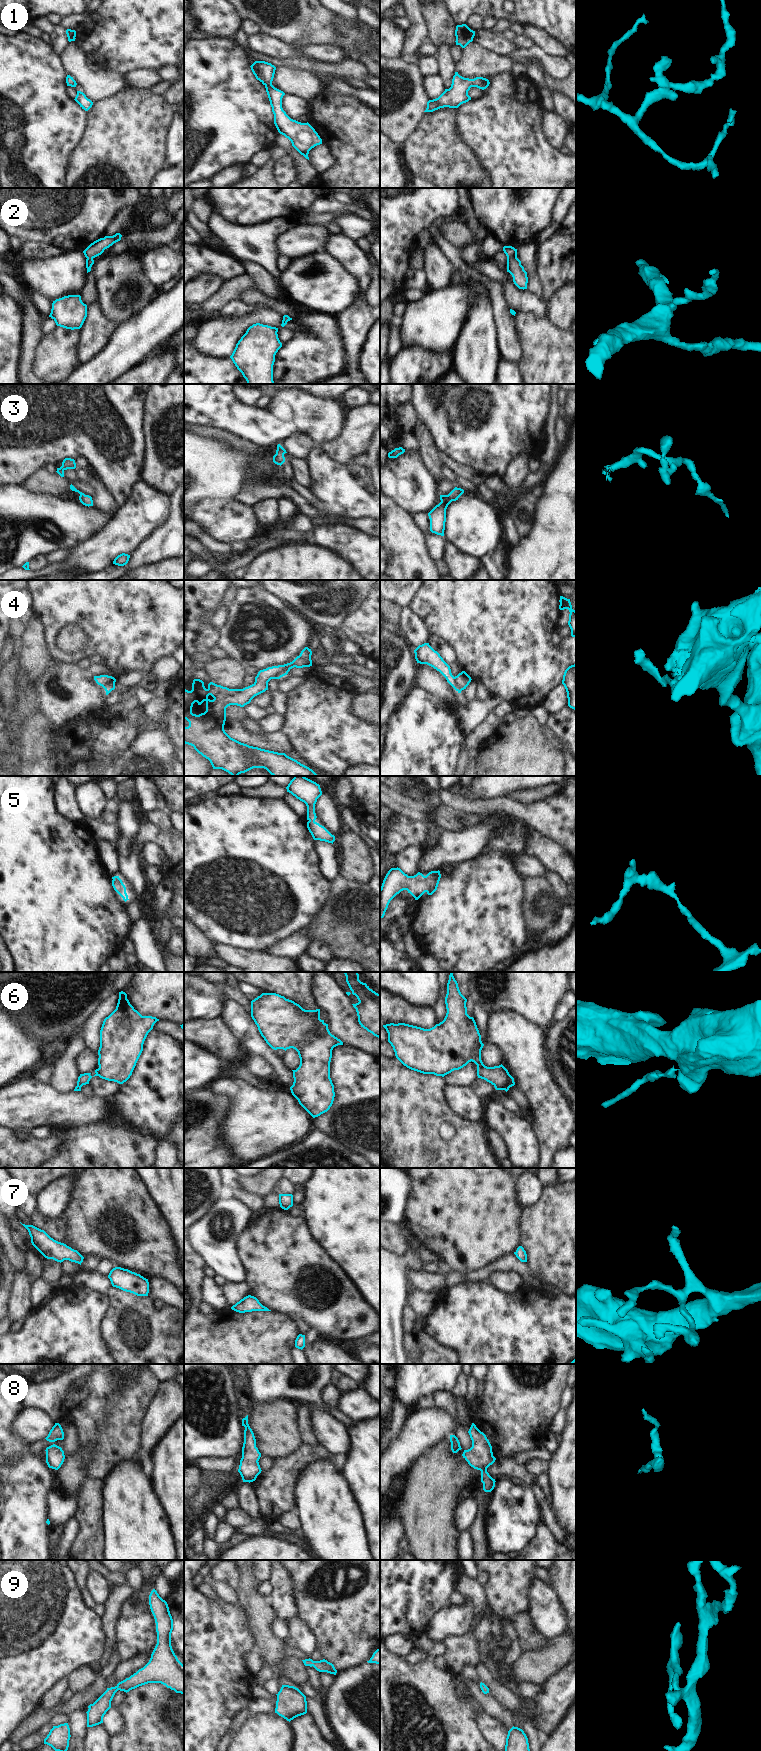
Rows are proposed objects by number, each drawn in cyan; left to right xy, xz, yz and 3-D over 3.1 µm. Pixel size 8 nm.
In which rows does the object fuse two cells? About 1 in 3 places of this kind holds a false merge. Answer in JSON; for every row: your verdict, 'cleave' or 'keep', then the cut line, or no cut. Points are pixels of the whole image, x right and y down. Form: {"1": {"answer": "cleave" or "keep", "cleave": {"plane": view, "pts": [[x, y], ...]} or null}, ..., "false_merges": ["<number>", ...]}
{"1": {"answer": "keep", "cleave": null}, "2": {"answer": "keep", "cleave": null}, "3": {"answer": "keep", "cleave": null}, "4": {"answer": "cleave", "cleave": {"plane": "yz", "pts": [[454, 677], [456, 685], [461, 690]]}}, "5": {"answer": "keep", "cleave": null}, "6": {"answer": "cleave", "cleave": {"plane": "xy", "pts": [[97, 1069], [99, 1075]]}}, "7": {"answer": "keep", "cleave": null}, "8": {"answer": "keep", "cleave": null}, "9": {"answer": "keep", "cleave": null}, "false_merges": ["4", "6"]}

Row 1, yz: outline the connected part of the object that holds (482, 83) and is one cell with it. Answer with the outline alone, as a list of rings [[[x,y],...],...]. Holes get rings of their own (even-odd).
[[[455,72],[451,87],[445,89],[438,98],[429,100],[424,112],[433,112],[444,107],[458,108],[461,104],[471,100],[471,97],[468,95],[468,91],[471,87],[477,87],[484,90],[489,84],[490,82],[486,78],[476,77],[474,79],[469,79],[460,76],[458,72]]]

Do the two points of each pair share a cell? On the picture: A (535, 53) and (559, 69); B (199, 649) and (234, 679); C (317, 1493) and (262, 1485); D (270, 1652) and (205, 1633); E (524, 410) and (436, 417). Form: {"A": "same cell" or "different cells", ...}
{"A": "same cell", "B": "different cells", "C": "different cells", "D": "different cells", "E": "same cell"}

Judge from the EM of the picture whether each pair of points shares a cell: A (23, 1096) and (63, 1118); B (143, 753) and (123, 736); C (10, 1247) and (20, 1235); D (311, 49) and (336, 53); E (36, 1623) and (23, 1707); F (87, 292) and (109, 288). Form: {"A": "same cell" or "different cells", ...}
{"A": "same cell", "B": "different cells", "C": "different cells", "D": "same cell", "E": "same cell", "F": "different cells"}

